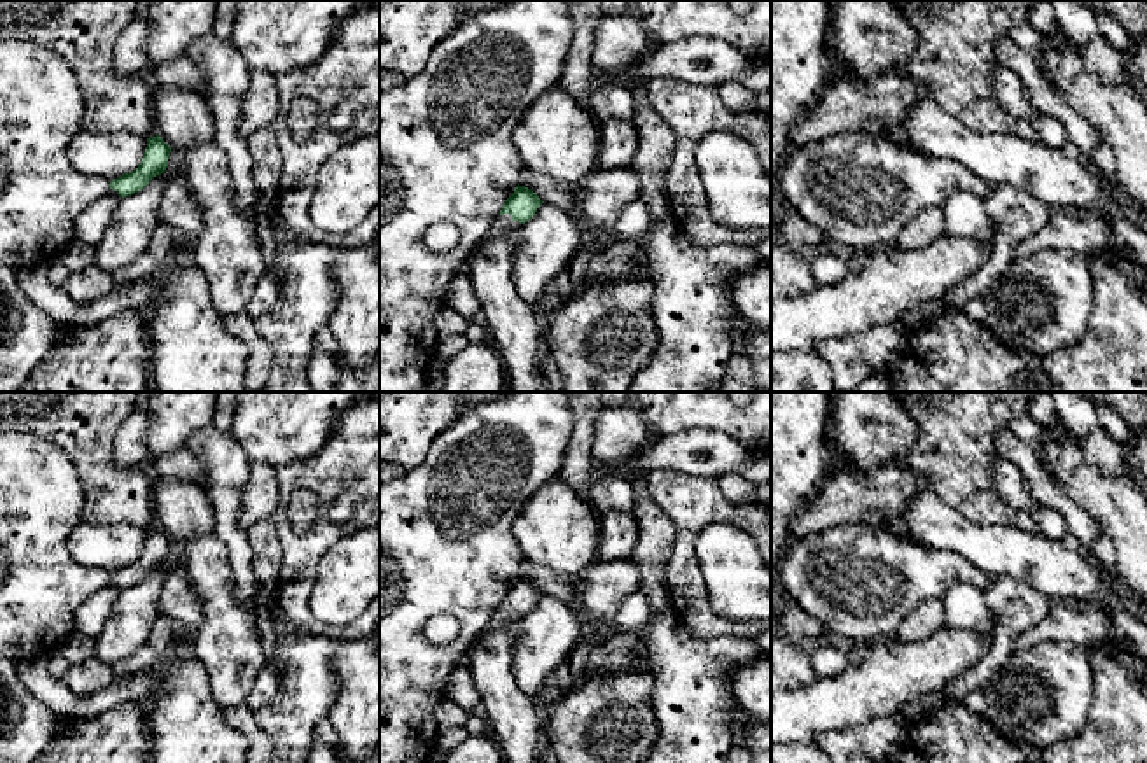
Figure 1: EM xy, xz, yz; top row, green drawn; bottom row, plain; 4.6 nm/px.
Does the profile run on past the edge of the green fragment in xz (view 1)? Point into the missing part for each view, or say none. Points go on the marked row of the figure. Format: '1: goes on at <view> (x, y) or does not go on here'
1: goes on at xz (500, 223)

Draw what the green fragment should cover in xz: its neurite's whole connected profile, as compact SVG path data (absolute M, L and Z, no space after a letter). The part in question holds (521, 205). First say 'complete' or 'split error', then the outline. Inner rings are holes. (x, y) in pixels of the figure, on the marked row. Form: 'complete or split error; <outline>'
split error; M518 184L514 192L505 200L500 214L493 219L490 234L495 236L511 226L525 224L542 203L532 189Z

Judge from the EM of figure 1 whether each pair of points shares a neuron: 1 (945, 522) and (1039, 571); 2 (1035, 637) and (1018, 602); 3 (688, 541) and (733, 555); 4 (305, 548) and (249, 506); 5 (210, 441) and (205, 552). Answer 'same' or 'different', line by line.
1: same
2: different
3: different
4: different
5: different

